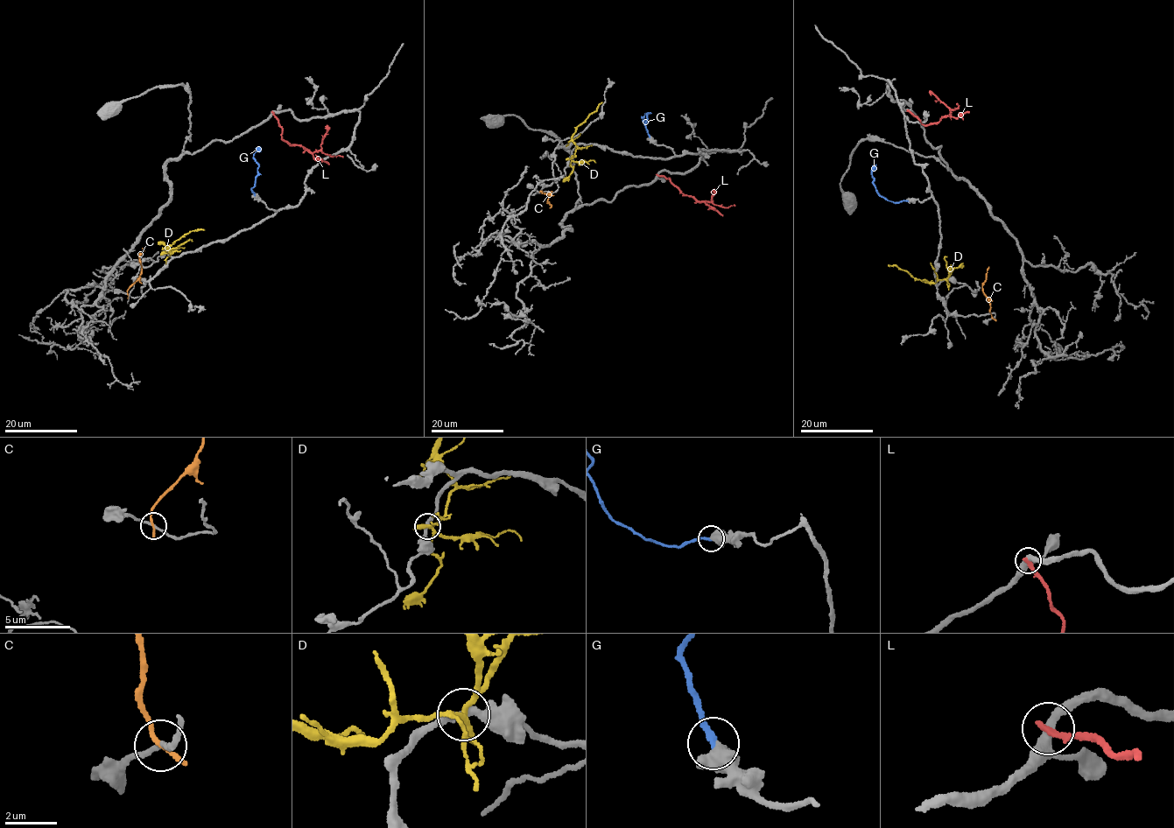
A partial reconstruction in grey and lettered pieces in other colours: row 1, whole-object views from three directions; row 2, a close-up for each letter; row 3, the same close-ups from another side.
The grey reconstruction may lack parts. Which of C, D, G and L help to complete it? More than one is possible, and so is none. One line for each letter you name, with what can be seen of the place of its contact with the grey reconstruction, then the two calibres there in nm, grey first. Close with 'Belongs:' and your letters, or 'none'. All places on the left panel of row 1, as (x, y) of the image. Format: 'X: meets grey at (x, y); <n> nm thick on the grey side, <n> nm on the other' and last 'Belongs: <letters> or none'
G: meets grey at (255, 194); 480 nm thick on the grey side, 240 nm on the other
Belongs: G

